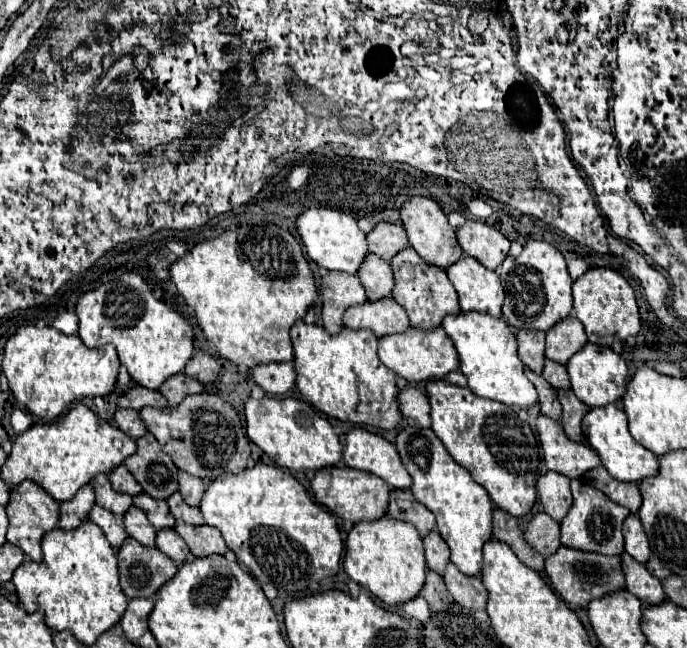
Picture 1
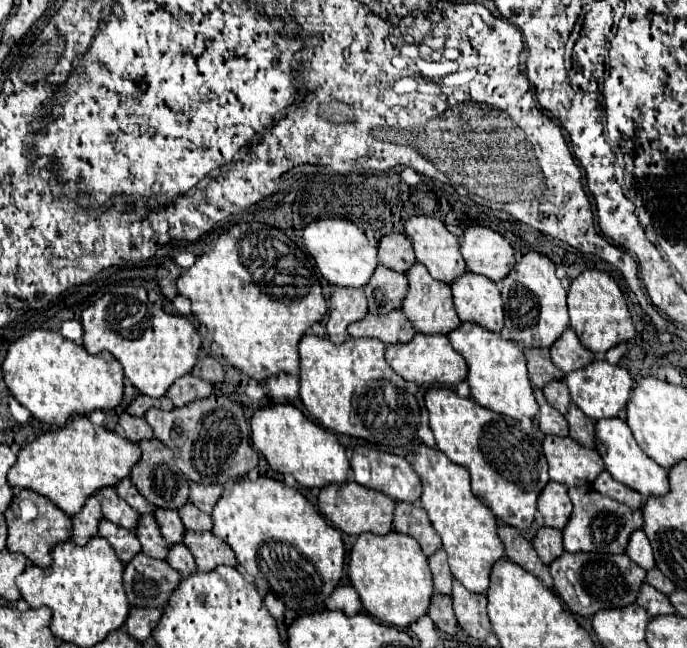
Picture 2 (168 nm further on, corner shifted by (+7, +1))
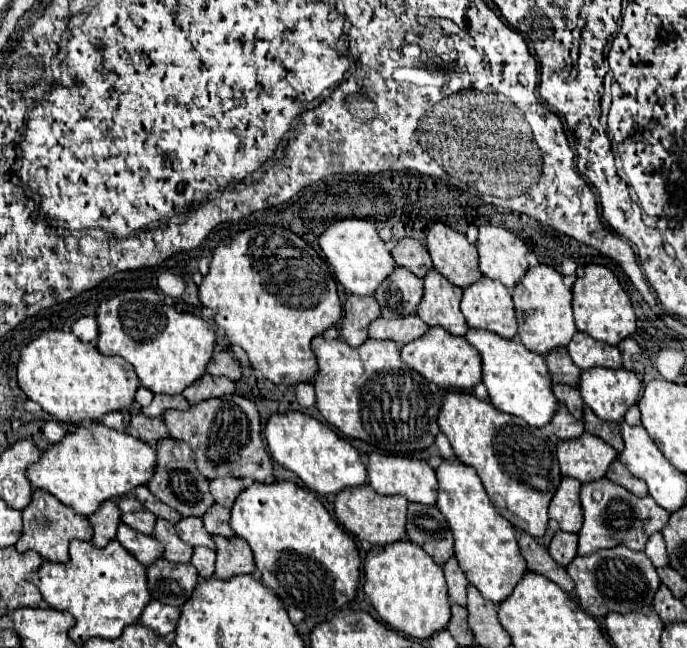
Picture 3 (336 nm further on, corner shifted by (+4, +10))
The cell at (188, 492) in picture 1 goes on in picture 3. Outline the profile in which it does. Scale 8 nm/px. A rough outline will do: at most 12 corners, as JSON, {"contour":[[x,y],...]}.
{"contour":[[243,478],[211,480],[215,502],[231,508],[249,482]]}

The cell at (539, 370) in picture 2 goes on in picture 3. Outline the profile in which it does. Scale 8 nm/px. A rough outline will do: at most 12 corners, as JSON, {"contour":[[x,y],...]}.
{"contour":[[567,348],[547,354],[553,384],[579,384],[581,370]]}

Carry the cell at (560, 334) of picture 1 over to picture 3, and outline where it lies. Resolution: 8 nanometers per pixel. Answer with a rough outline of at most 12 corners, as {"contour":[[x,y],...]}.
{"contour":[[577,332],[567,346],[581,370],[623,368],[617,346]]}

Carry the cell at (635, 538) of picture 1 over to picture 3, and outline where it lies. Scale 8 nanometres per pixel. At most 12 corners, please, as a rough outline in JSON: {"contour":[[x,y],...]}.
{"contour":[[657,532],[647,542],[645,554],[657,568],[669,566],[663,536]]}

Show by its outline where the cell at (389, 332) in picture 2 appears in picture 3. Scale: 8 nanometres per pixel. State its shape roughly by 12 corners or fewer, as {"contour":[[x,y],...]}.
{"contour":[[417,314],[379,318],[369,336],[399,346],[423,336],[429,326]]}

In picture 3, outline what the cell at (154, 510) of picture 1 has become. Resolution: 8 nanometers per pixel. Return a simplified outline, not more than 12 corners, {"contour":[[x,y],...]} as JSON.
{"contour":[[181,518],[179,538],[191,546],[215,550],[201,518]]}

